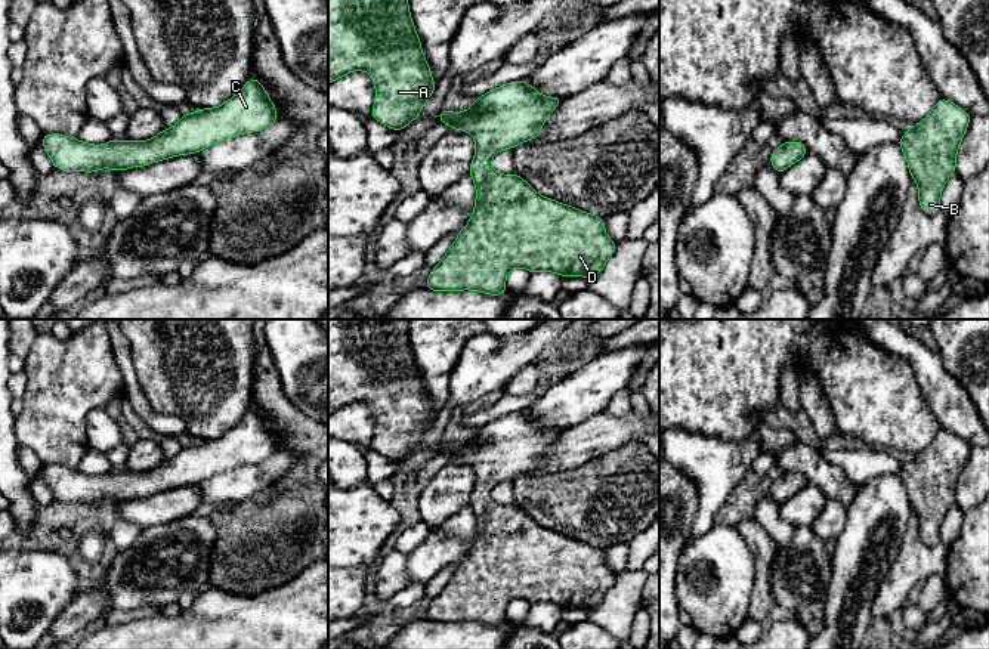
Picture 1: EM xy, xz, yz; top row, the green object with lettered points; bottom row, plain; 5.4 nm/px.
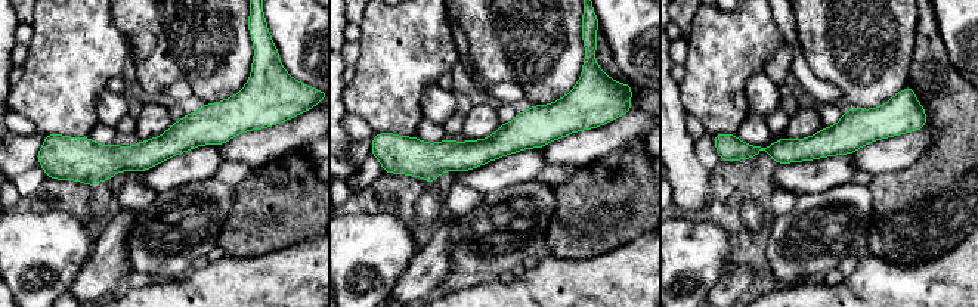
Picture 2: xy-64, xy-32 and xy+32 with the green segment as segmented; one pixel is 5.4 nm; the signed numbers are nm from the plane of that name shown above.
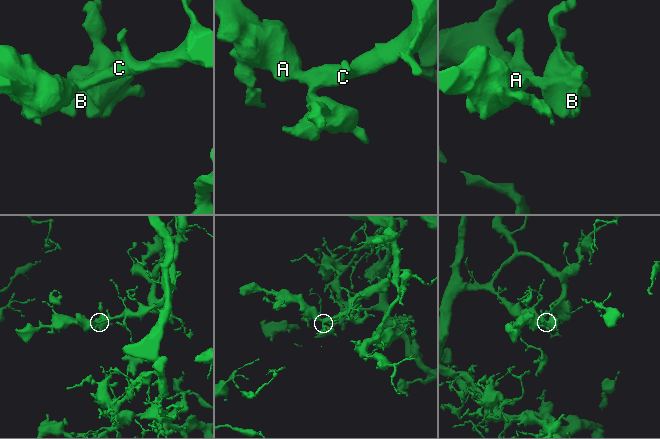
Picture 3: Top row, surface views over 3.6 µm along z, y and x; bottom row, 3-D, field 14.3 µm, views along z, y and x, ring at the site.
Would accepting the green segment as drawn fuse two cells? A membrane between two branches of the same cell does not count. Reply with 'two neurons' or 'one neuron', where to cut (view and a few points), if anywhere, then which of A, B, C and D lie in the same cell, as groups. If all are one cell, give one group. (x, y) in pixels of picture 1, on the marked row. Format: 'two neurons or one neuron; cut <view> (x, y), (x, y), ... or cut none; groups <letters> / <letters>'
one neuron; cut none; groups A B C D

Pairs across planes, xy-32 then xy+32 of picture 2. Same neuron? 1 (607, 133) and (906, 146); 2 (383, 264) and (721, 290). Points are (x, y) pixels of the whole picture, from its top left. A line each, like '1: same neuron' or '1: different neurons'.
1: same neuron
2: different neurons

